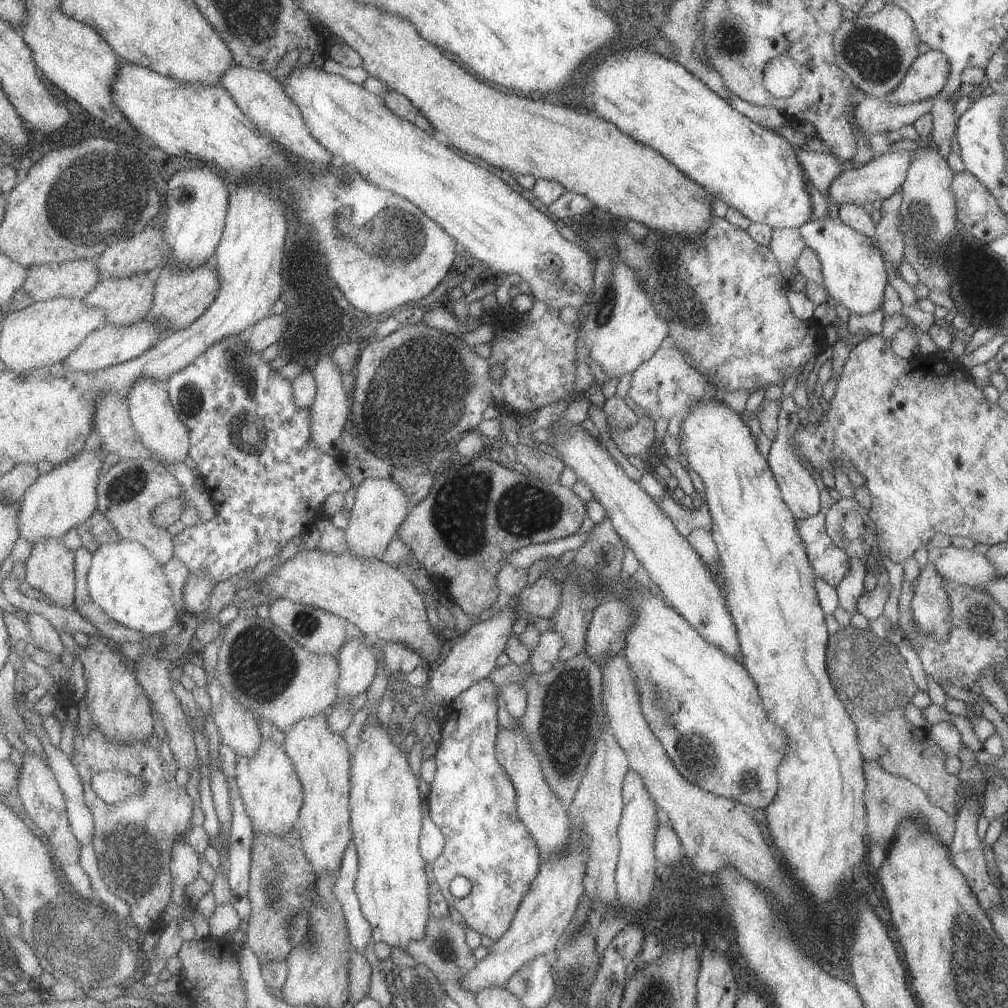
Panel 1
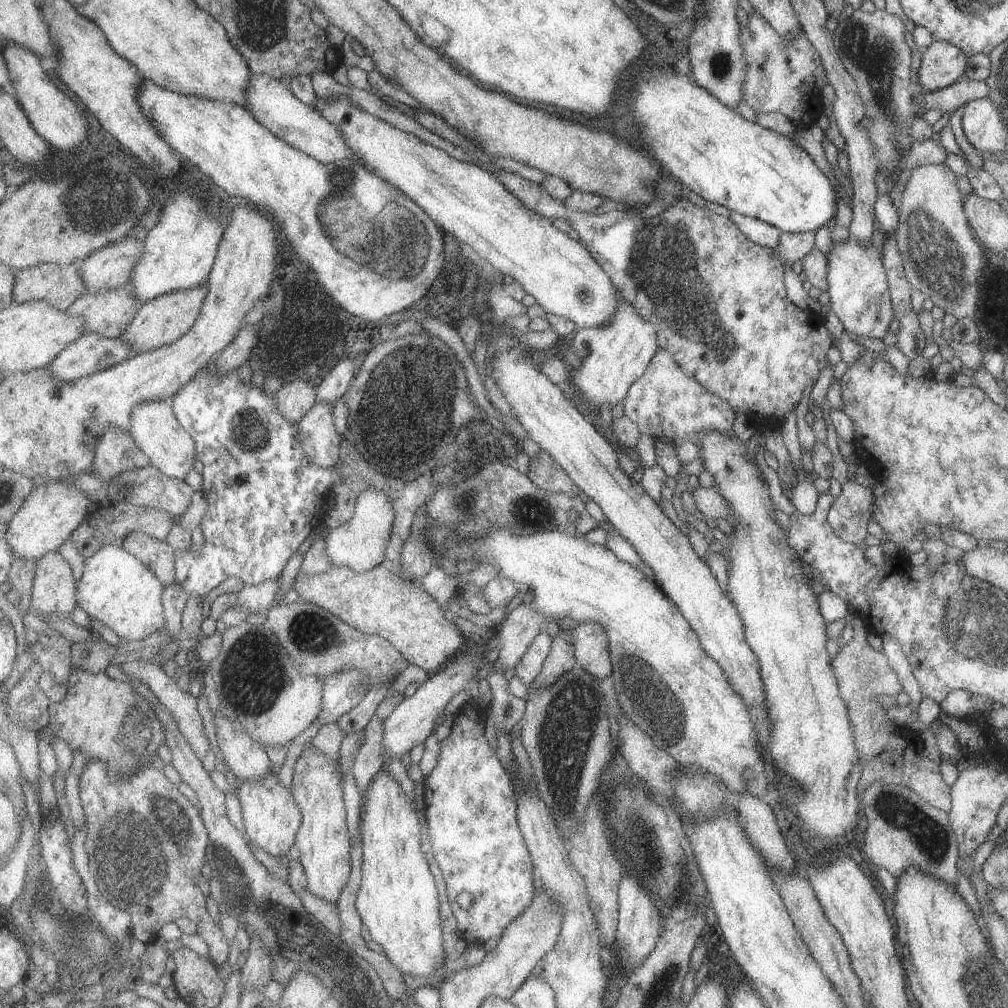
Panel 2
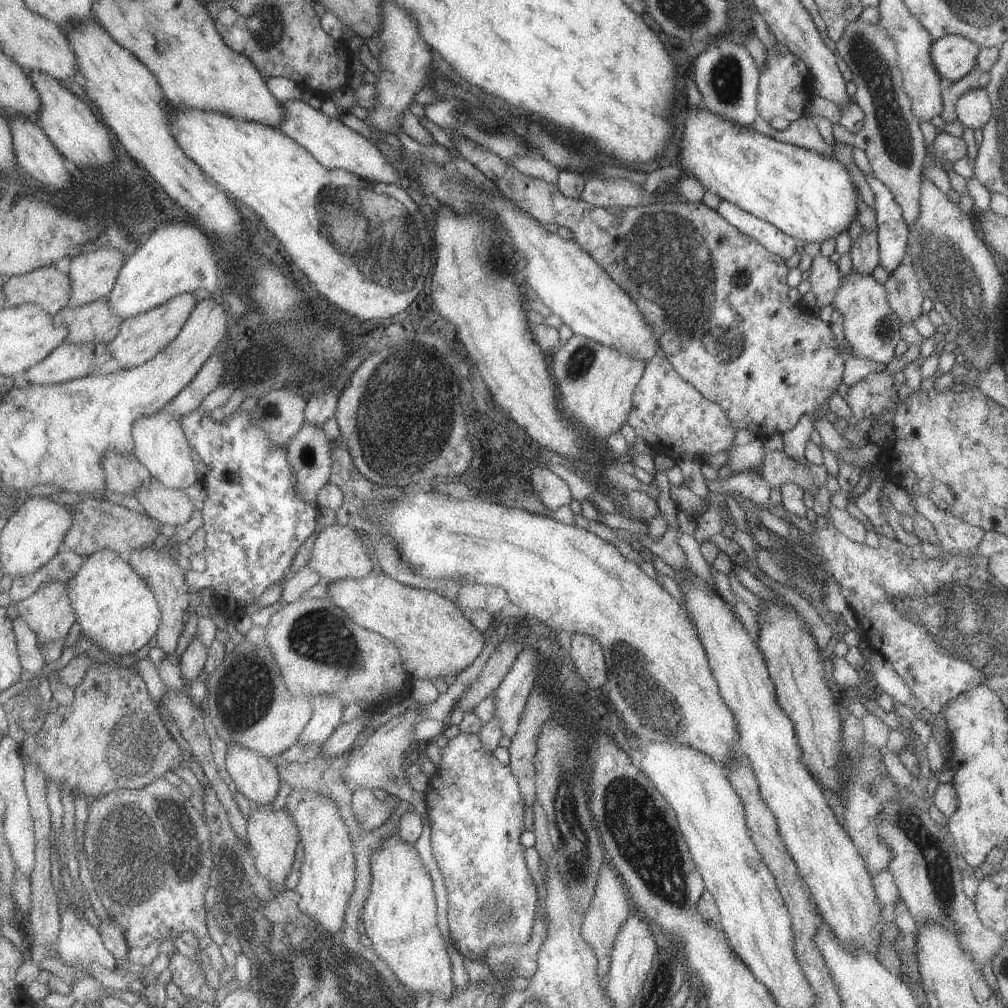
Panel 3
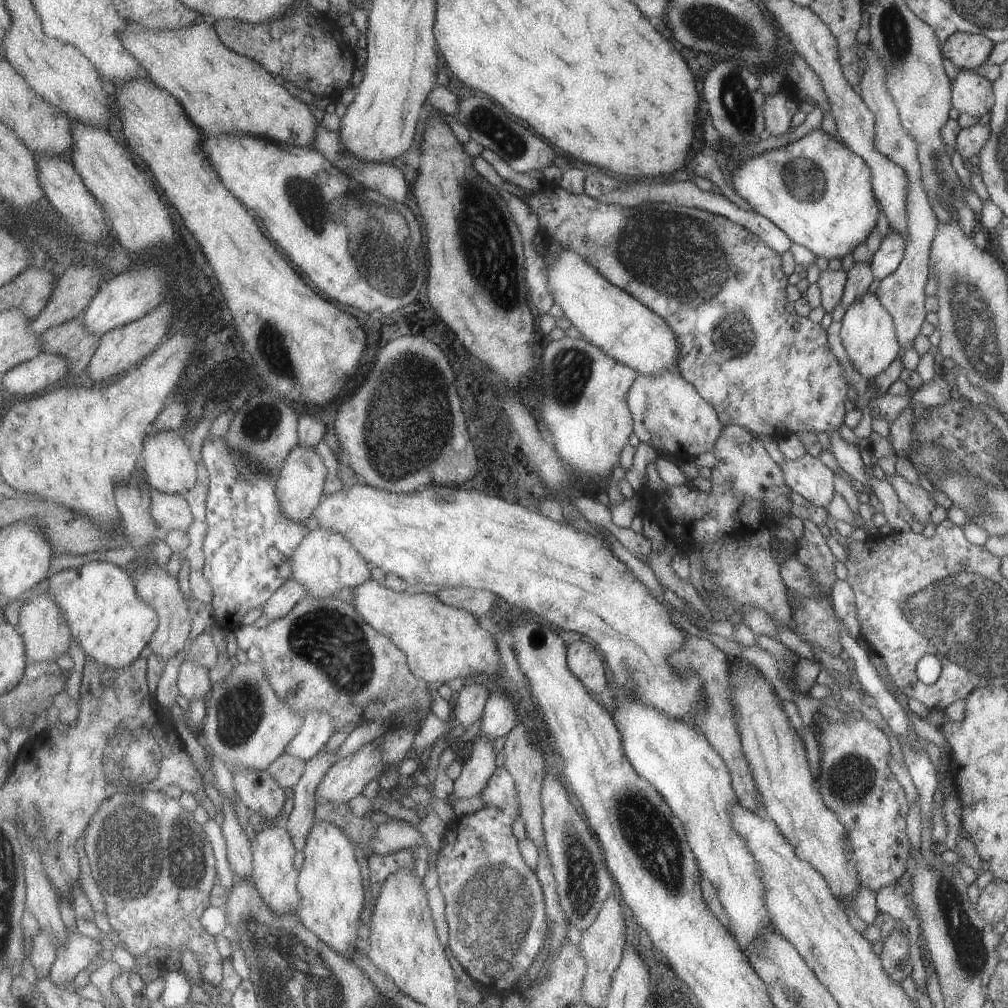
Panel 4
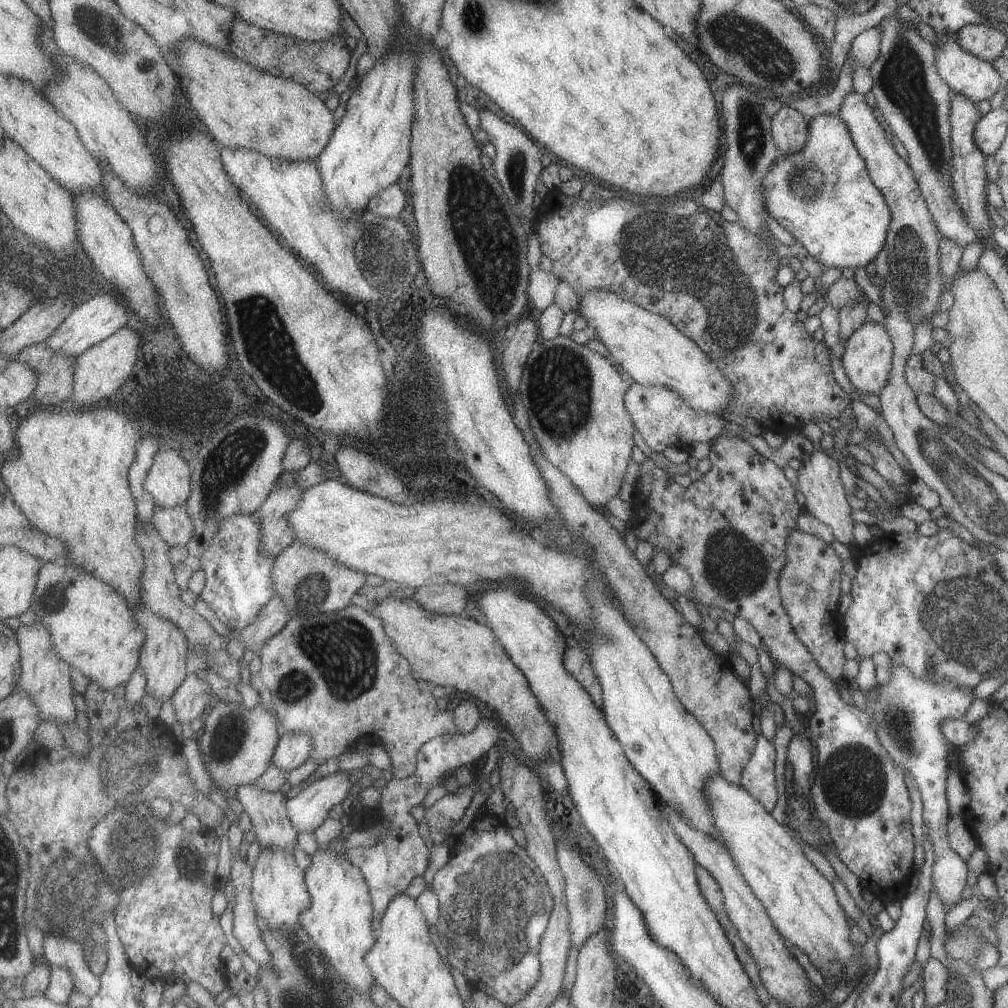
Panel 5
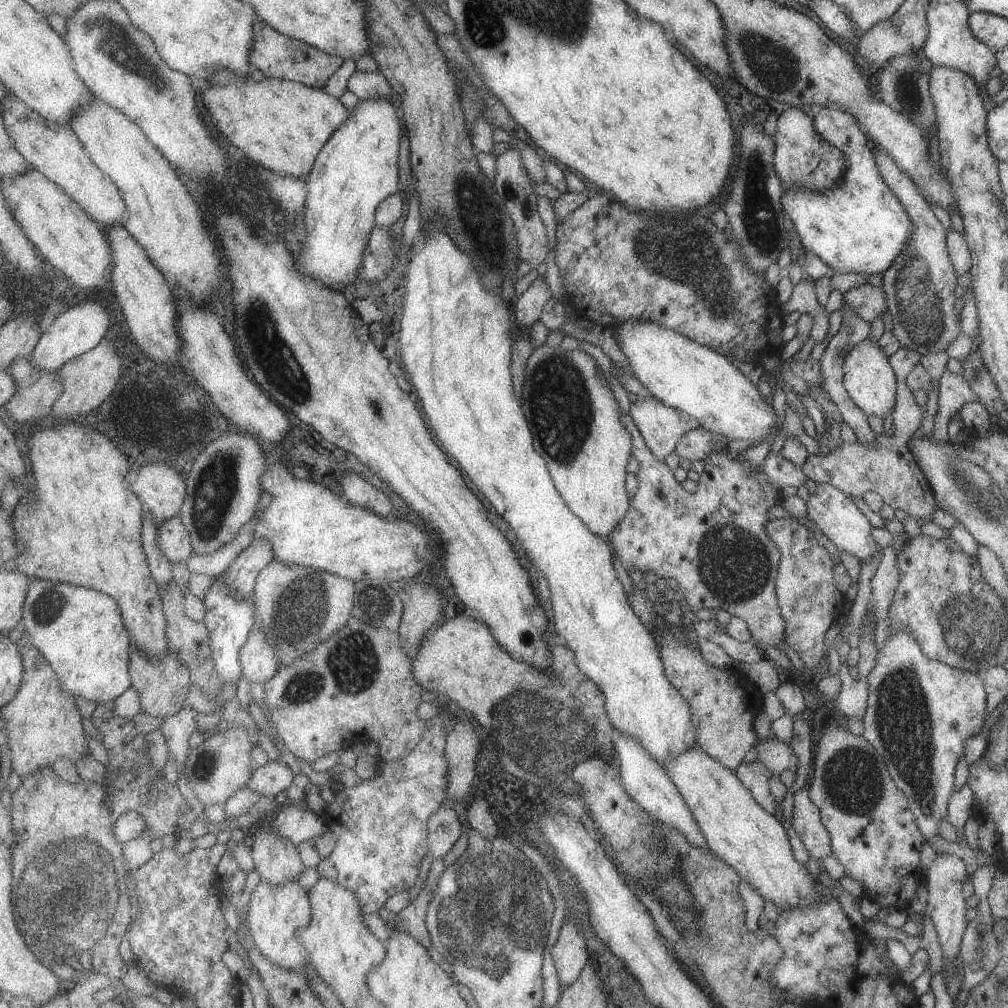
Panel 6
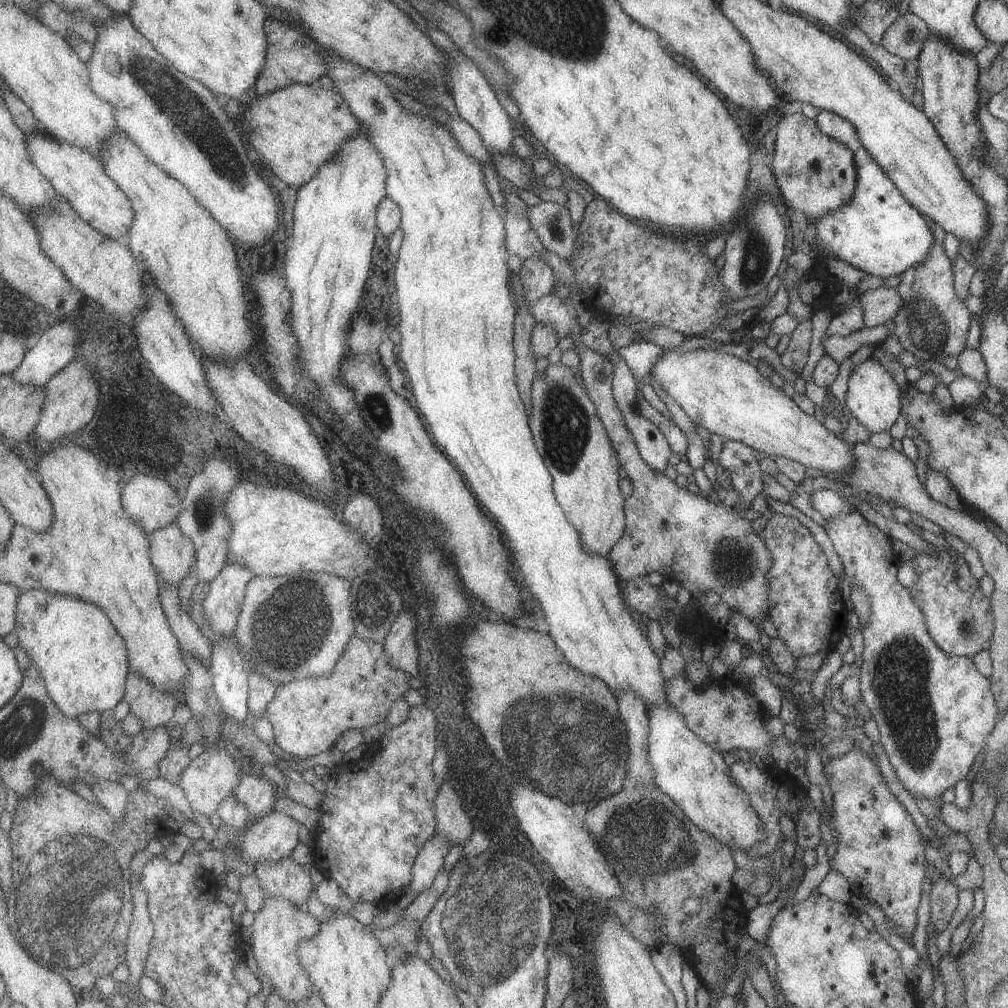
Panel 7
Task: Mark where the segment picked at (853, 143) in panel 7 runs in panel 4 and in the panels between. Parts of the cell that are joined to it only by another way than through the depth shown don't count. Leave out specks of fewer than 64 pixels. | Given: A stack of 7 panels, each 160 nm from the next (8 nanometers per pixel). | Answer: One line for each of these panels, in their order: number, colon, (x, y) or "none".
4: (815, 190)
5: (821, 194)
6: (859, 226)

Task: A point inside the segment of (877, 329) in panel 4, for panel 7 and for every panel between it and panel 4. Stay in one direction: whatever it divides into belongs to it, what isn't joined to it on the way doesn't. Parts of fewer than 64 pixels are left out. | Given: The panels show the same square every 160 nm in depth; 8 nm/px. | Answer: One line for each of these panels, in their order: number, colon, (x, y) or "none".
5: (867, 357)
6: (867, 377)
7: (873, 398)

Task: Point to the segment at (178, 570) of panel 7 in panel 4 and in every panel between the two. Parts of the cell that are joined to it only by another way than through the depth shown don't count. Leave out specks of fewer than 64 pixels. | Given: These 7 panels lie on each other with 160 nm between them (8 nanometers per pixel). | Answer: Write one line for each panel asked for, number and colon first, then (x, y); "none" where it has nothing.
4: (171, 511)
5: (176, 526)
6: (175, 539)

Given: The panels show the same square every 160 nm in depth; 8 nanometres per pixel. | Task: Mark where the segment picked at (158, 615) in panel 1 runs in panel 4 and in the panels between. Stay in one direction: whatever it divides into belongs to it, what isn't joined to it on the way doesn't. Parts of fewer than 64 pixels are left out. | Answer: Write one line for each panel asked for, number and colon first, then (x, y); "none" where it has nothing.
2: (117, 588)
3: (117, 609)
4: (113, 624)

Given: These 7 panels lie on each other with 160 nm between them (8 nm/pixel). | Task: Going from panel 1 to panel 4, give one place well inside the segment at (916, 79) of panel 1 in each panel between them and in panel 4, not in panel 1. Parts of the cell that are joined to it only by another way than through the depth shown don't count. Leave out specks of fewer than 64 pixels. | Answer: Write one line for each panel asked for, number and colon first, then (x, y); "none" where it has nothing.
2: (941, 64)
3: (952, 57)
4: (966, 51)

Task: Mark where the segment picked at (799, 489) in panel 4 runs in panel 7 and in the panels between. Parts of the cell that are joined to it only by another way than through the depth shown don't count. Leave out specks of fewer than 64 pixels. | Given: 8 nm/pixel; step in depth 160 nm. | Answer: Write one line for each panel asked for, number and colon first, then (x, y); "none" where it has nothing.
5: (818, 477)
6: (833, 512)
7: (933, 712)

